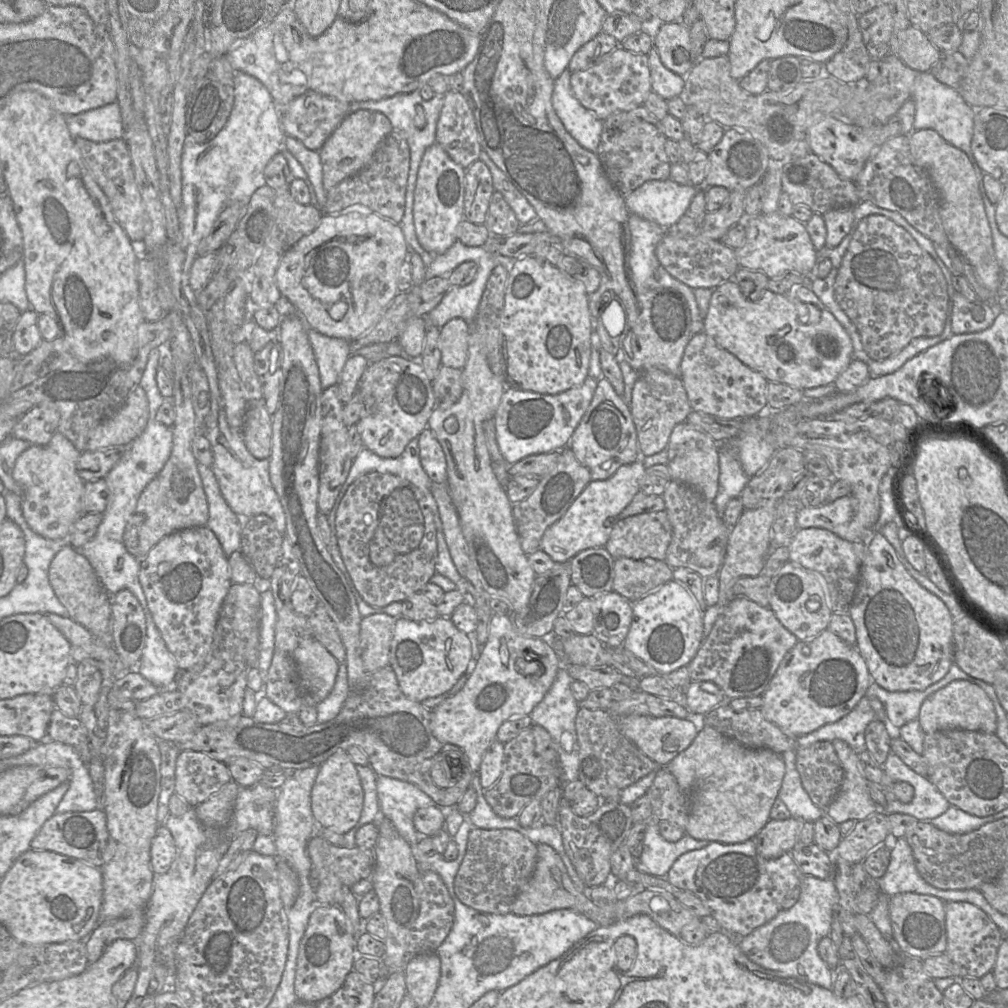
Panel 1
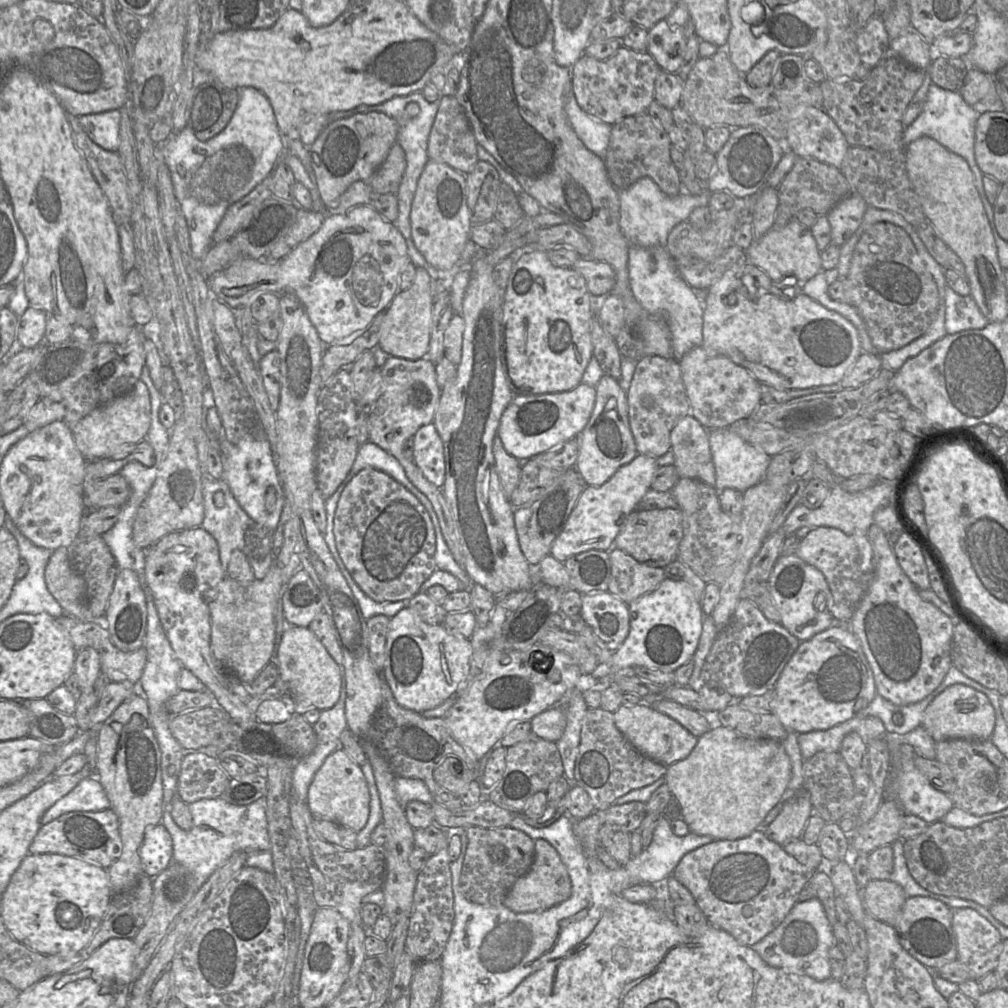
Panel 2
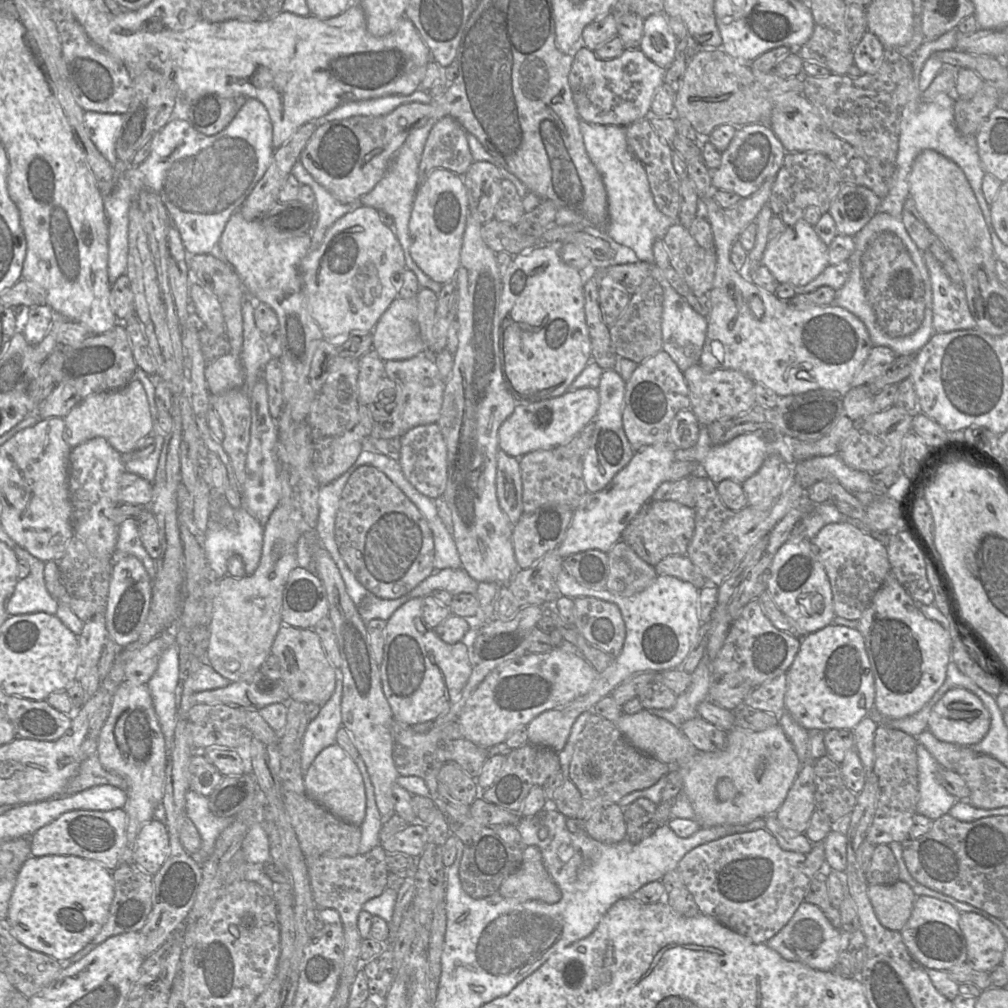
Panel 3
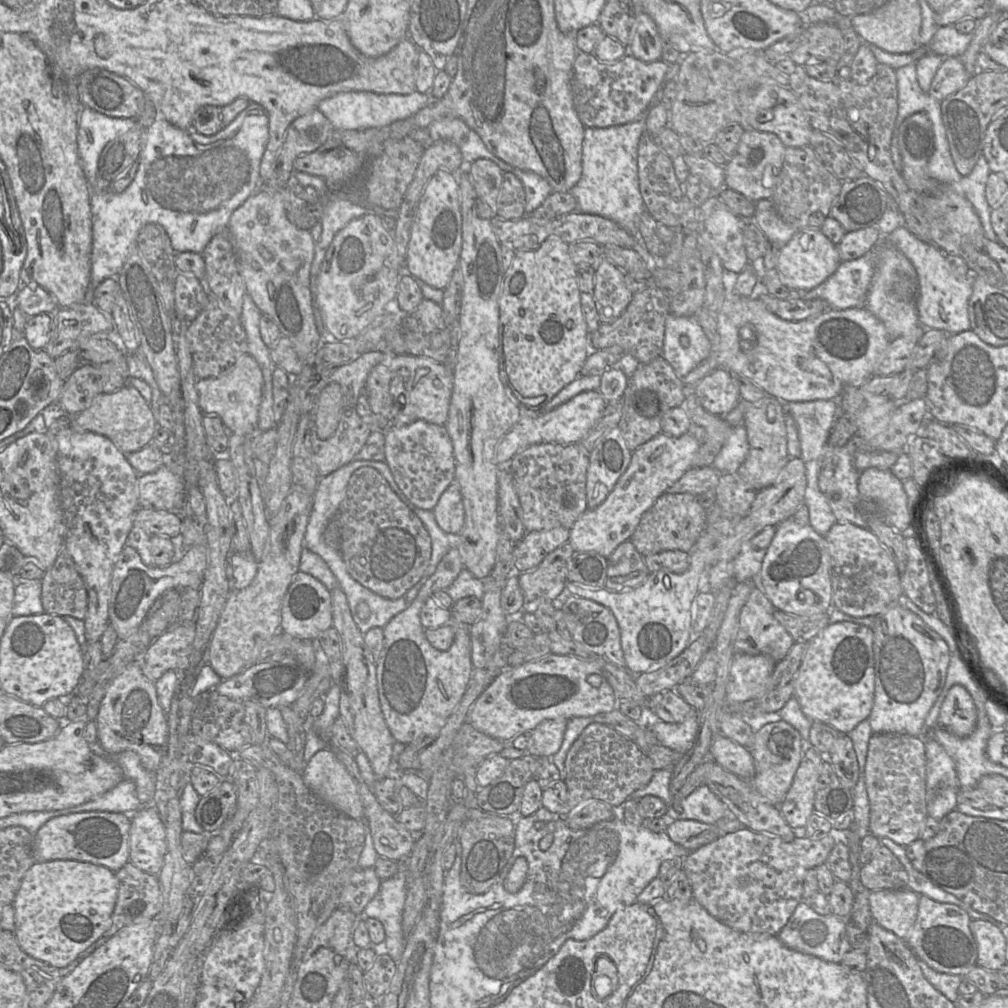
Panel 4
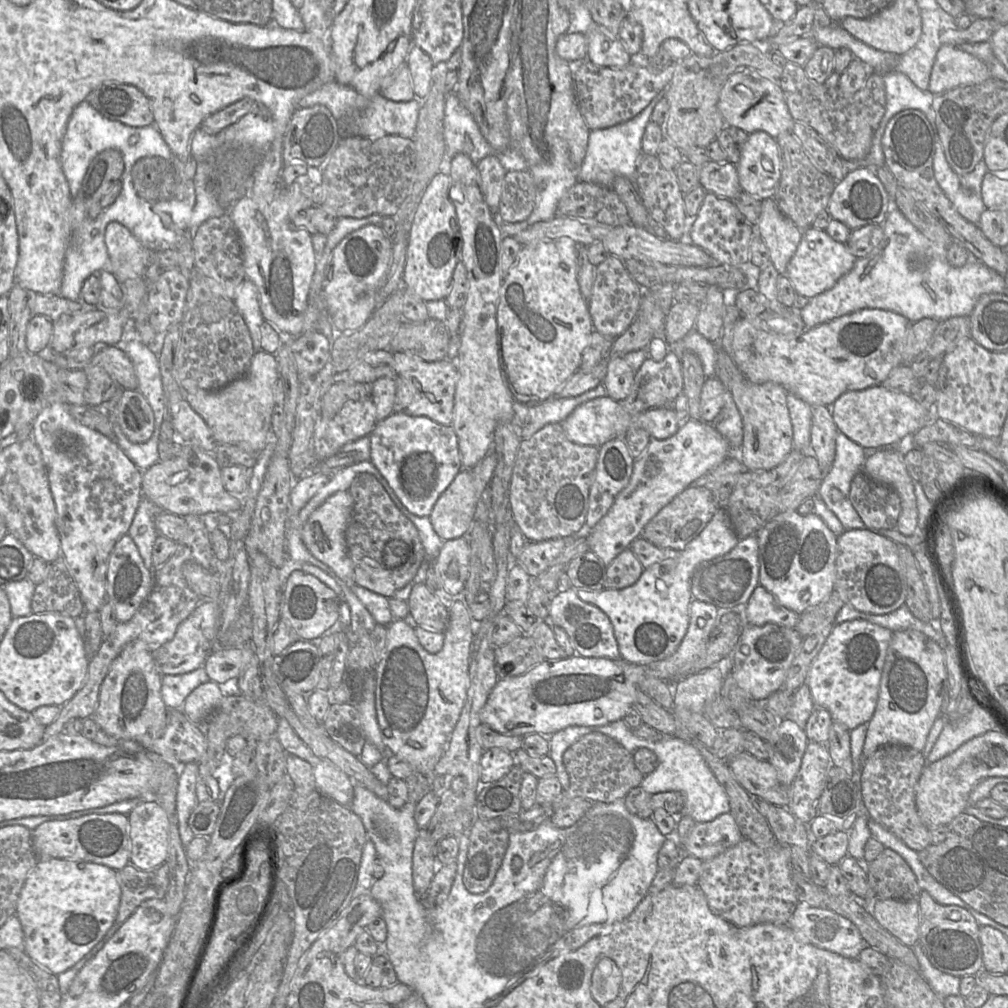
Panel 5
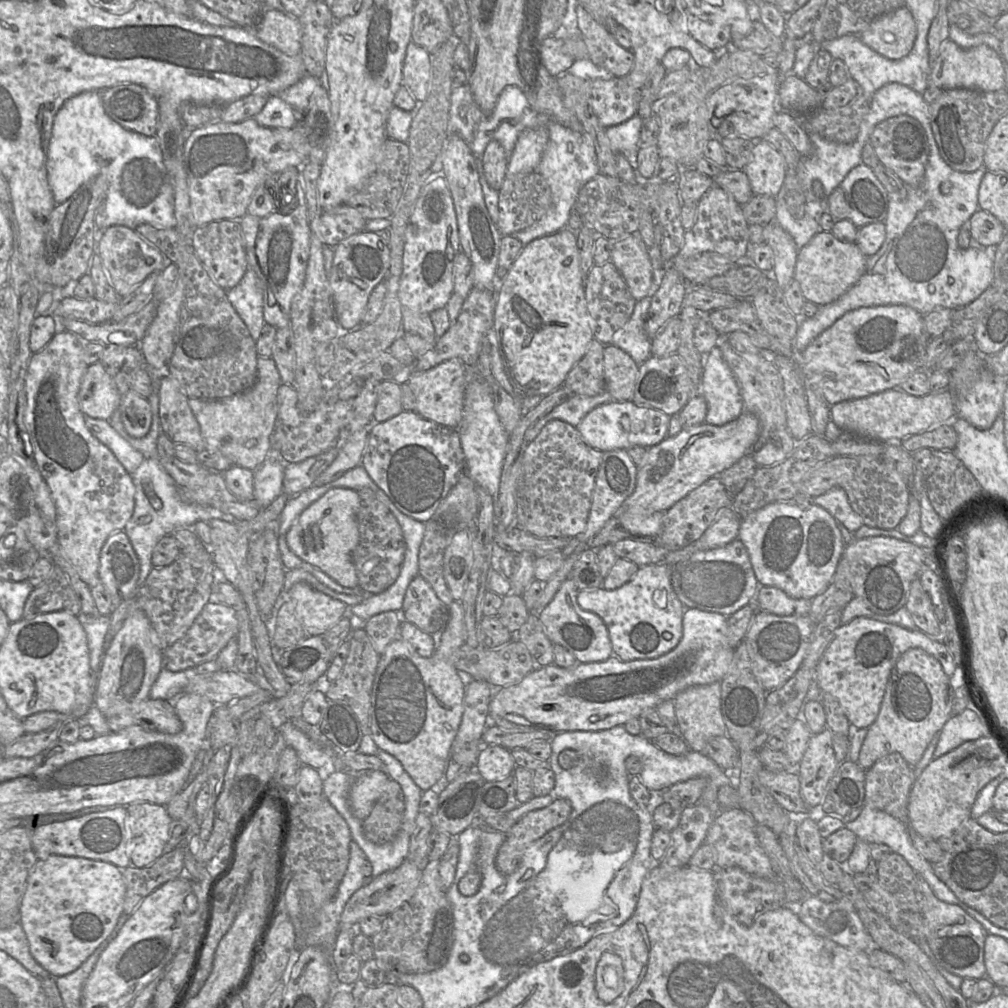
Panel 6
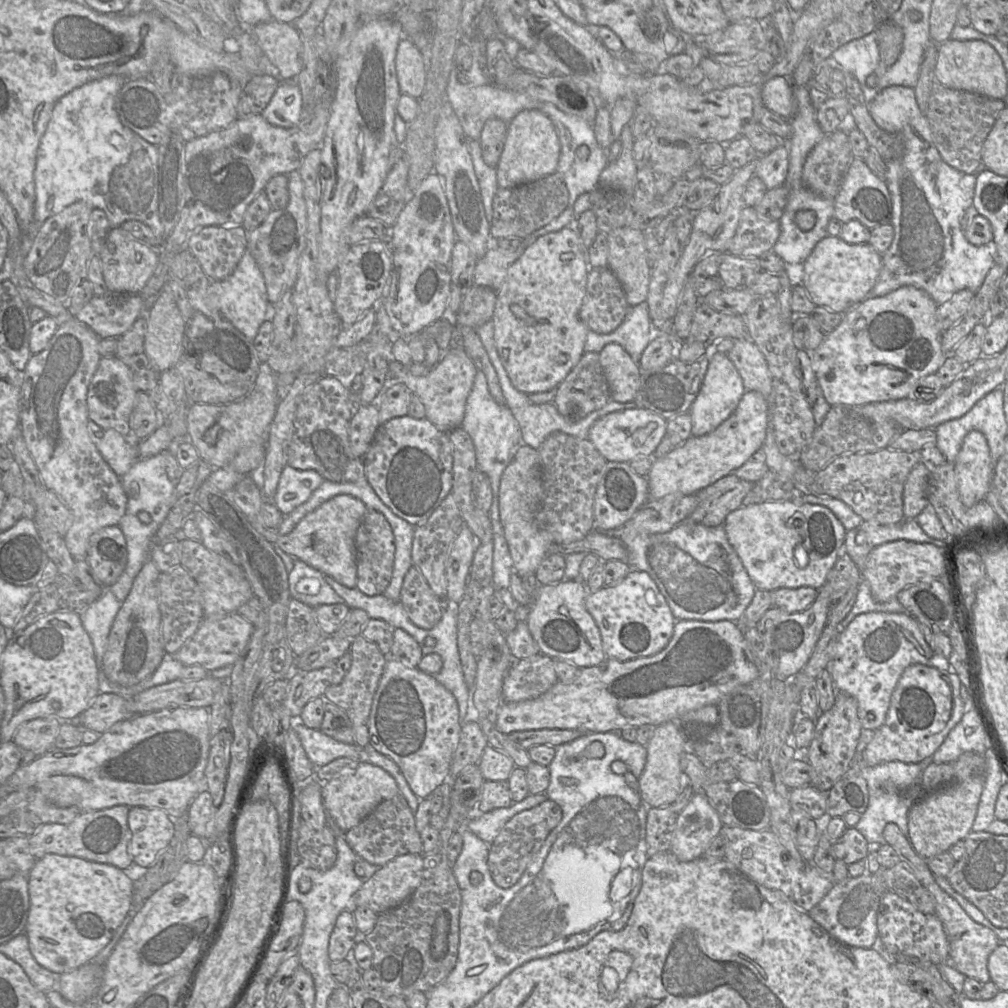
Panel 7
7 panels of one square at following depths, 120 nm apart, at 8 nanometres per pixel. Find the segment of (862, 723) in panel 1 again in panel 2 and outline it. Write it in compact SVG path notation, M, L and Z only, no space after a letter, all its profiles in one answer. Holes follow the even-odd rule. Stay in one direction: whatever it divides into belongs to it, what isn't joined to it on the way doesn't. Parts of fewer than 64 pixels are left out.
M854 716L827 730L815 730L798 734L798 743L803 759L812 757L819 751L839 752L844 737L851 732L858 732L862 719Z

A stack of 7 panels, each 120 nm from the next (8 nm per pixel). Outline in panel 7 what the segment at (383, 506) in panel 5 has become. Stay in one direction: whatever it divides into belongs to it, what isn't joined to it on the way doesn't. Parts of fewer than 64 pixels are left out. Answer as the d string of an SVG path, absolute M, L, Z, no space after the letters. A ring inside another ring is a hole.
M366 509L355 536L357 584L367 596L384 593L392 579L395 560L395 540L391 526L385 516L373 509Z

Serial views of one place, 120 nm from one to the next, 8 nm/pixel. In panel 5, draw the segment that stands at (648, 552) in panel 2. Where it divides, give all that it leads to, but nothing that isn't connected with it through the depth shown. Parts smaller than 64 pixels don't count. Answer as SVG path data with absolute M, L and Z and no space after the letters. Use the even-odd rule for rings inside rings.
M689 486L645 525L641 537L657 547L682 551L702 532L717 509L718 506L710 490L702 486Z

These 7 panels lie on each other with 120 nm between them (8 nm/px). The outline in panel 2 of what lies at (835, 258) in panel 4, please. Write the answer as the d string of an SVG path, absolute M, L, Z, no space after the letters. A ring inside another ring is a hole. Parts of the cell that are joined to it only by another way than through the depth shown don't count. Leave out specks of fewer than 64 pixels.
M792 219L784 227L773 226L745 250L748 262L766 272L772 281L781 281L784 278L796 278L801 283L808 281L822 271L821 251L810 228L797 219Z

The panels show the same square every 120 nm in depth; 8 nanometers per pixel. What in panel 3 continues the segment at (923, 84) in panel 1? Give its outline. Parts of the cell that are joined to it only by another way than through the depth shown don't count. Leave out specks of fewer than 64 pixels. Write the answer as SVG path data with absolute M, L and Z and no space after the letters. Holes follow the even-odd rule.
M957 29L950 30L934 40L925 40L909 57L913 69L913 81L910 84L910 92L907 103L902 112L900 121L900 134L896 169L889 182L889 192L881 201L879 211L902 219L902 211L905 200L909 197L909 176L914 159L926 149L931 149L956 163L964 172L977 202L981 208L988 230L994 230L991 221L990 206L982 192L982 181L985 171L981 165L976 136L961 135L956 127L954 119L954 94L939 93L932 101L925 102L919 89L919 78L925 61L938 51L954 50L956 46Z

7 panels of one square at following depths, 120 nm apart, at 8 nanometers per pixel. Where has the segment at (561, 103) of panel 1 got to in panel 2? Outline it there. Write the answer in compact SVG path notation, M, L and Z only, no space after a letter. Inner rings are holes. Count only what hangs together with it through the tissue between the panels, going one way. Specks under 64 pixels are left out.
M571 81L571 92L568 94L568 96L565 100L564 109L565 109L567 118L569 120L569 123L570 123L572 129L574 130L575 134L577 135L577 137L581 140L581 142L585 145L585 147L588 150L590 150L591 152L596 154L598 157L600 157L602 160L604 160L604 157L606 155L607 148L609 145L612 126L609 125L608 123L601 121L597 117L587 114L580 108L580 106L578 105L576 98L573 94L573 91L572 91L572 81Z

